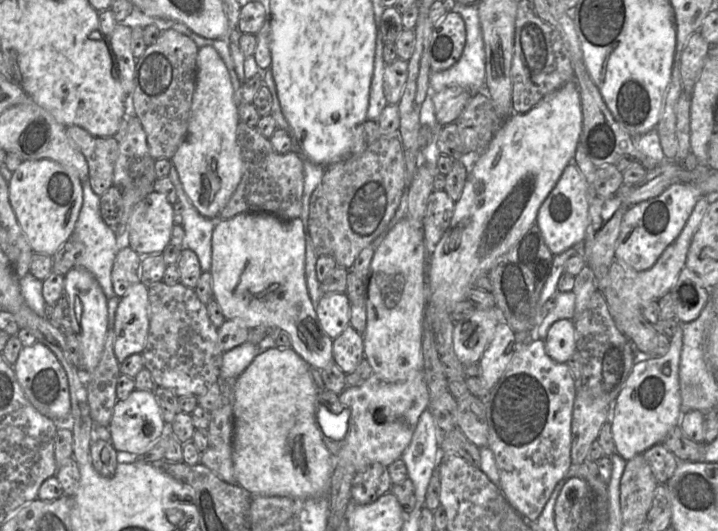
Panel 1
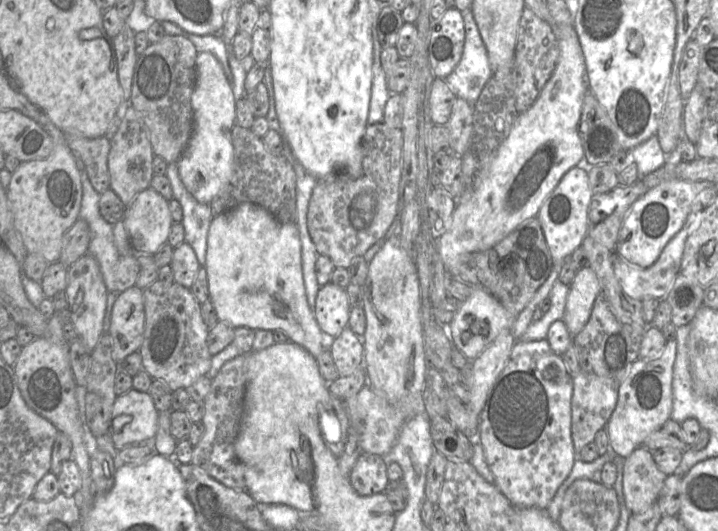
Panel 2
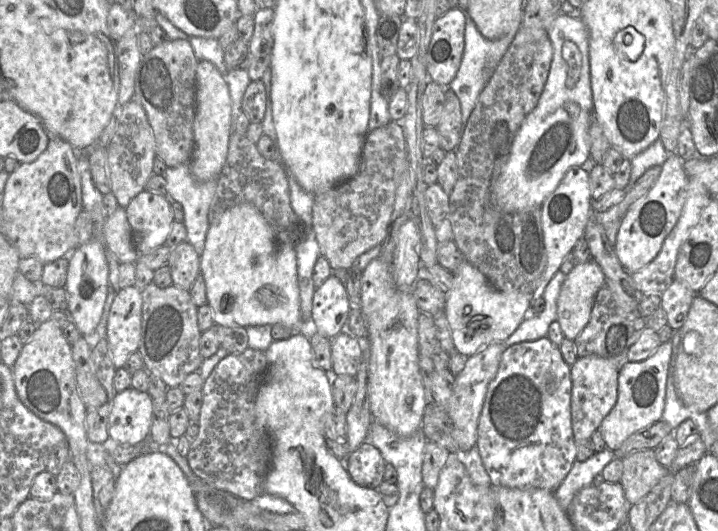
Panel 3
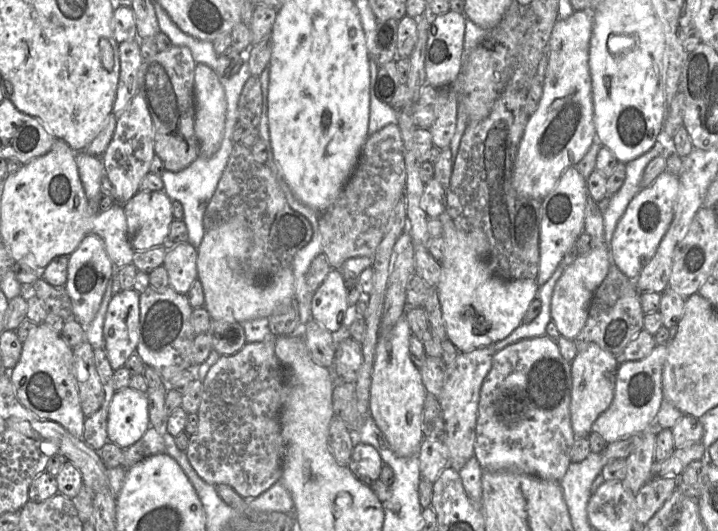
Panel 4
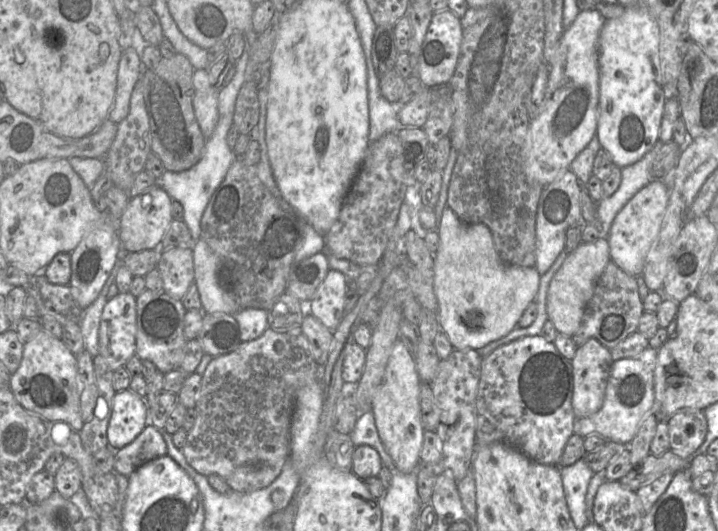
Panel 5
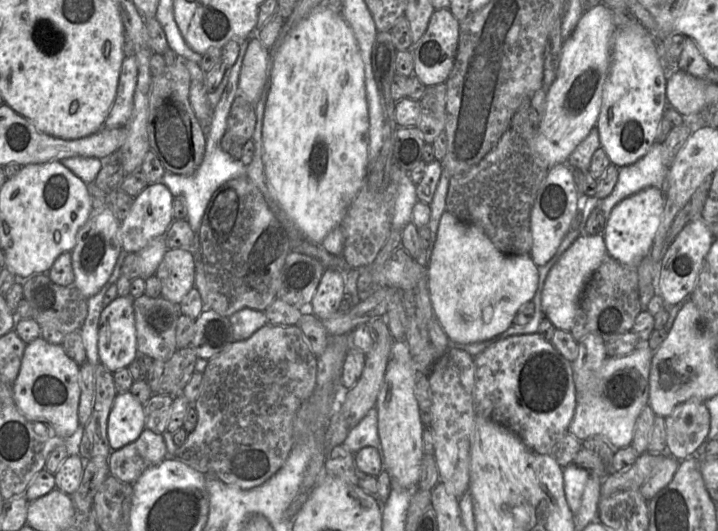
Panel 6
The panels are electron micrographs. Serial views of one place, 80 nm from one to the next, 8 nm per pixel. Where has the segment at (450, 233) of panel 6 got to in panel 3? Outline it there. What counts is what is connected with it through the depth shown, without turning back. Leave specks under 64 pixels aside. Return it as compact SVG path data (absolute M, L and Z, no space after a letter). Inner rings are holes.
M464 259L453 273L452 288L445 294L445 299L444 314L455 349L464 357L470 357L485 346L504 343L529 314L533 294L496 290L477 268Z

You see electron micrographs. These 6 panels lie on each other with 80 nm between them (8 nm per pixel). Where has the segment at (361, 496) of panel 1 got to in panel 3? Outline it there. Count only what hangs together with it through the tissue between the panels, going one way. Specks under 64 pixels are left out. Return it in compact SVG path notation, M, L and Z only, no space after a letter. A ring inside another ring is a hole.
M363 442L351 452L344 464L353 482L361 487L376 489L384 481L386 462L369 442Z

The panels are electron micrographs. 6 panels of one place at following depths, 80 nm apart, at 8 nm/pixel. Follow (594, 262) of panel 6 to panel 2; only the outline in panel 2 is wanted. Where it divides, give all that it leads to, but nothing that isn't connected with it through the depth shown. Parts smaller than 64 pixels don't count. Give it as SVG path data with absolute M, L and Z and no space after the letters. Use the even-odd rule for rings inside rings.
M585 266L576 272L573 282L569 285L562 318L572 337L575 337L587 324L594 301L600 292L599 279L590 266Z

